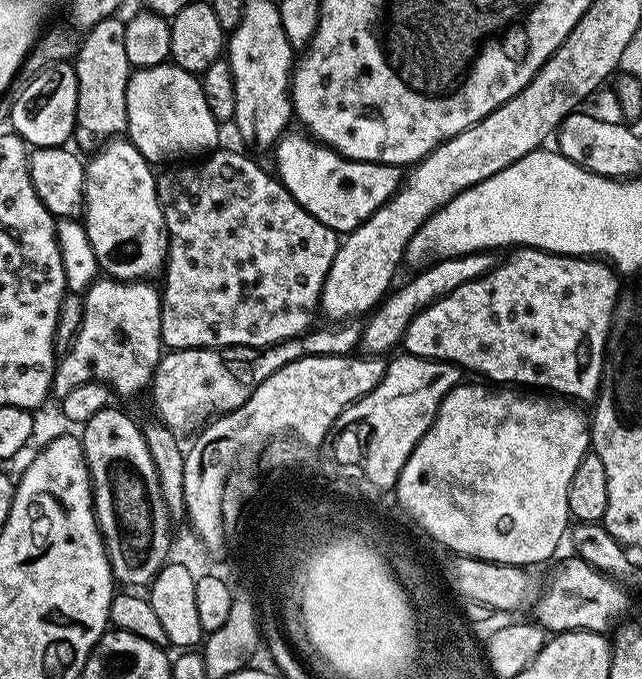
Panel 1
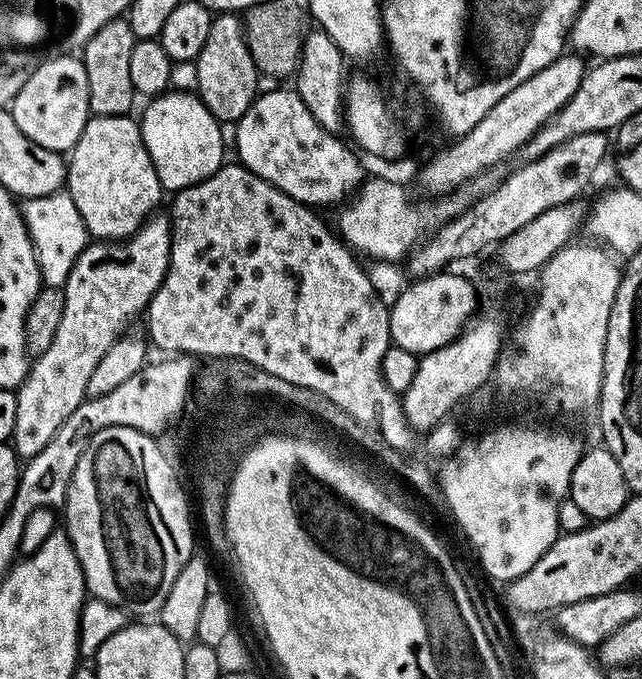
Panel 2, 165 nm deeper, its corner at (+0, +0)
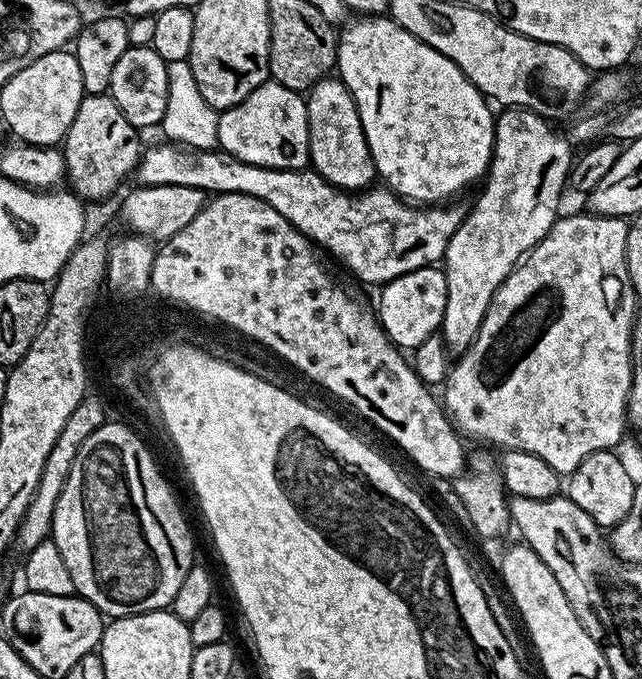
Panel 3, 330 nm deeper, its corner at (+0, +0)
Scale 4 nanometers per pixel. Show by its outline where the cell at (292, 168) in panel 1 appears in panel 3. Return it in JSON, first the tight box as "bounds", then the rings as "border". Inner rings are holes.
{"bounds":[217,82,310,172],"border":[[[275,82],[258,86],[239,106],[219,113],[217,142],[223,151],[247,164],[295,172],[307,169],[310,130],[305,97]]]}

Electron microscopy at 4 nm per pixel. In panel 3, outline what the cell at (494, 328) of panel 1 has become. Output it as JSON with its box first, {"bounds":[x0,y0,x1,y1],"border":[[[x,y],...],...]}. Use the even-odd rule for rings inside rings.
{"bounds":[378,267,446,350],"border":[[[439,267],[419,268],[410,274],[402,274],[380,292],[378,319],[388,339],[401,350],[415,350],[426,338],[441,331],[446,310],[446,278]]]}

